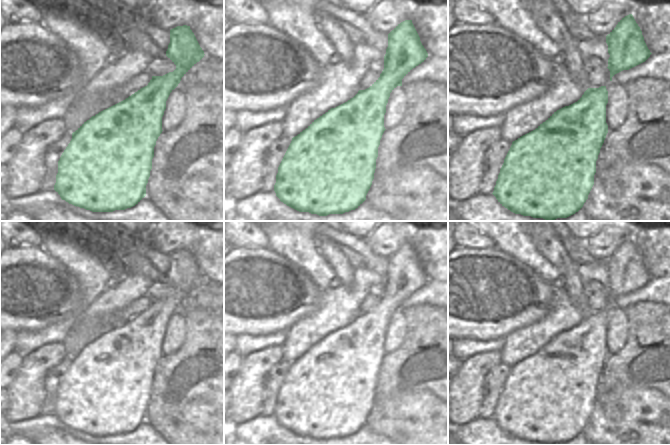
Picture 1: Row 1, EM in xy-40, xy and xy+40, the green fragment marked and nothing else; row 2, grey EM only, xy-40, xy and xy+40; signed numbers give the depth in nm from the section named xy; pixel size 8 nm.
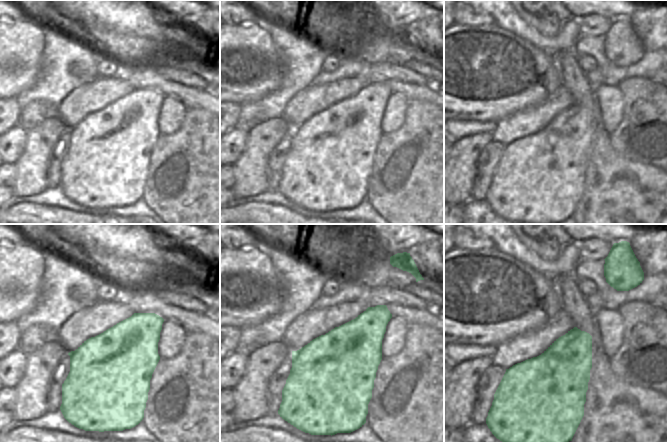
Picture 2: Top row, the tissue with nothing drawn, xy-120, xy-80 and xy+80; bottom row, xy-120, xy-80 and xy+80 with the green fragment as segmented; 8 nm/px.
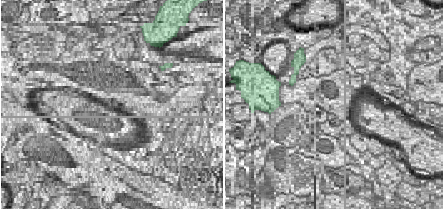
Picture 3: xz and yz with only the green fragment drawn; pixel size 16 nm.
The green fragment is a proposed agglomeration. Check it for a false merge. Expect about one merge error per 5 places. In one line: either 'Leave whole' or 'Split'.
Leave whole

